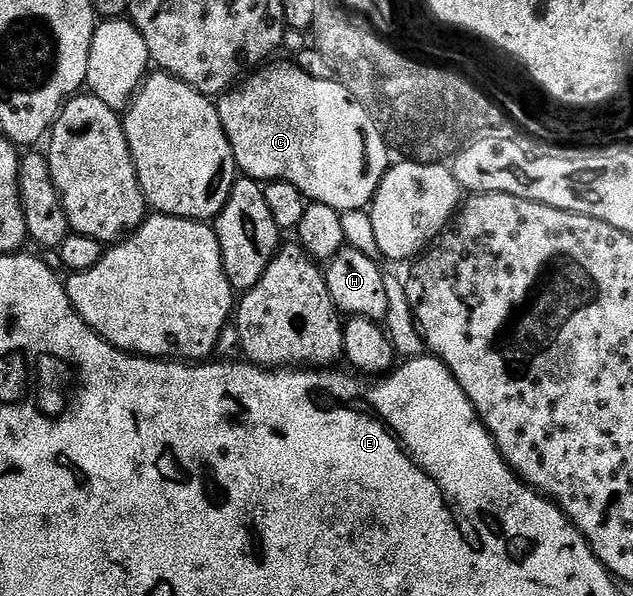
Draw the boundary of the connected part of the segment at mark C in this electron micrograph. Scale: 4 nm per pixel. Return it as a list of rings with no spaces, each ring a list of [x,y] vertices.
[[[295,61],[275,62],[261,65],[255,72],[249,73],[247,77],[237,82],[235,86],[219,95],[218,101],[216,102],[216,111],[222,120],[222,128],[230,140],[230,148],[234,152],[237,171],[241,175],[256,179],[261,184],[267,184],[269,182],[289,182],[290,184],[294,184],[294,188],[298,188],[298,192],[304,194],[308,202],[326,204],[330,208],[341,212],[345,210],[363,210],[371,207],[372,198],[378,192],[380,181],[384,179],[385,174],[390,169],[390,161],[388,162],[390,149],[387,143],[384,142],[383,136],[376,126],[376,122],[367,116],[365,109],[362,108],[362,104],[352,98],[349,87],[343,81],[340,83],[332,78],[315,78],[314,76],[310,76]]]

